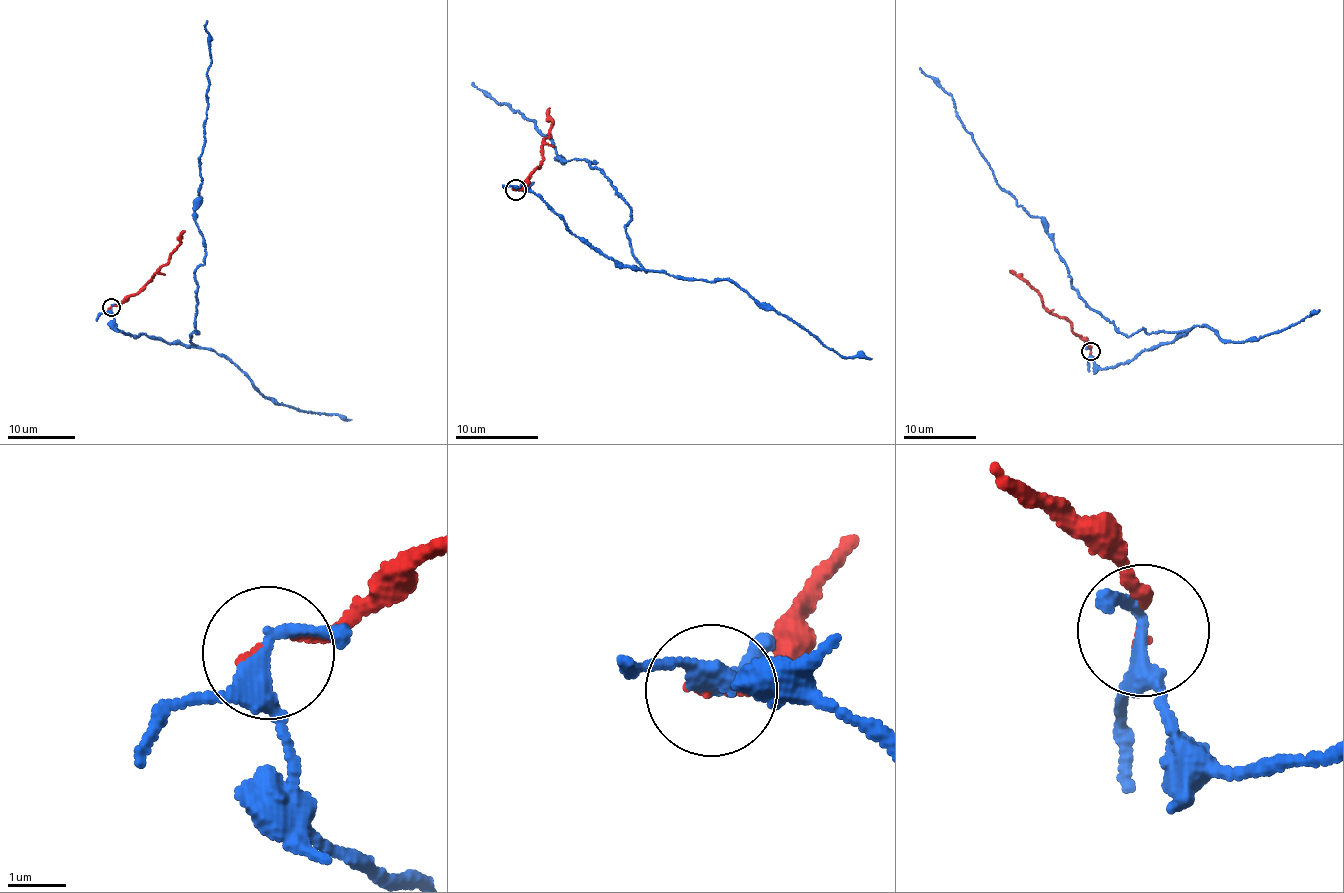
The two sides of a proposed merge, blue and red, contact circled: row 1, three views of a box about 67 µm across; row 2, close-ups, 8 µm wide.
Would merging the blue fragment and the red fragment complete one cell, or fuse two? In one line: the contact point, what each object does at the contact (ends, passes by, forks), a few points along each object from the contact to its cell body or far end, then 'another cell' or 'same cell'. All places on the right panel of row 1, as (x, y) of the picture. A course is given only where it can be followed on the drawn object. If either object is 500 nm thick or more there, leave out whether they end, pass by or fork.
place (1091, 351); blue forks; red ends; course blue (1090, 352), (1101, 369), (1186, 330), (1127, 337), (1091, 307), (1046, 225), (997, 182), (952, 96), (920, 67); course red (1092, 352), (1086, 341), (1075, 334), (1068, 320), (1046, 311), (1036, 290), (1010, 270); another cell

